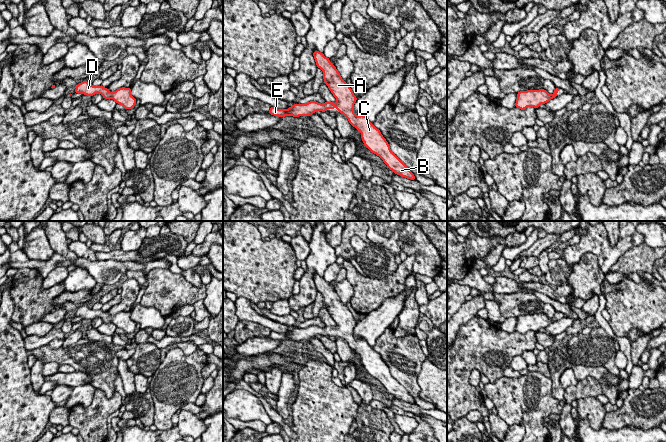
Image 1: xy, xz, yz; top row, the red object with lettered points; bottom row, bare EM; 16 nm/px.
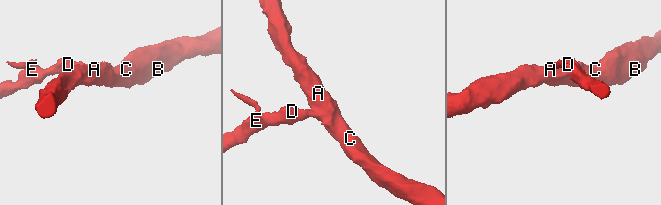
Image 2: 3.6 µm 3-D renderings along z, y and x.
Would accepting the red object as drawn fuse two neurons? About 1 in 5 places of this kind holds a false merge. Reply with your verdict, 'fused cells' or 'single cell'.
single cell

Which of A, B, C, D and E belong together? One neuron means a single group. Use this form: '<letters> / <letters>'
A B C D E

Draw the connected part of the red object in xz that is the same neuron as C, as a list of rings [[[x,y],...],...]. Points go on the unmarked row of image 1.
[[[317,274],[314,275],[313,280],[317,291],[323,295],[324,306],[336,322],[336,326],[325,326],[321,328],[316,325],[310,325],[306,328],[294,328],[288,333],[278,333],[271,330],[268,337],[281,342],[285,340],[299,341],[311,340],[317,335],[326,336],[327,333],[336,332],[361,357],[364,369],[372,377],[379,380],[394,398],[416,404],[409,392],[391,375],[388,366],[380,354],[365,339],[354,338],[354,328],[357,321],[354,319],[350,310],[342,303],[336,291],[330,286],[330,283]]]

